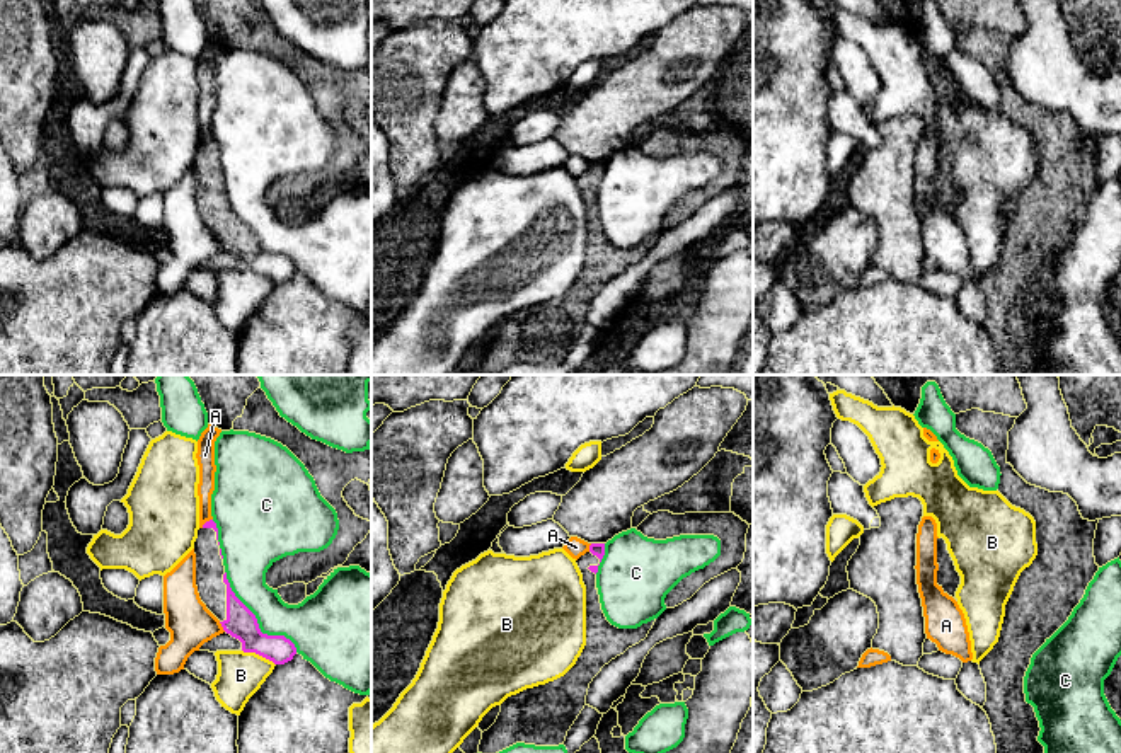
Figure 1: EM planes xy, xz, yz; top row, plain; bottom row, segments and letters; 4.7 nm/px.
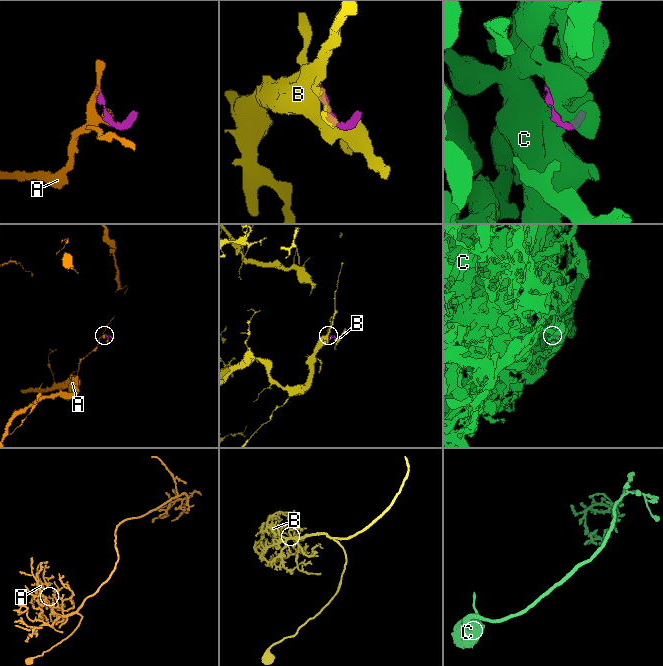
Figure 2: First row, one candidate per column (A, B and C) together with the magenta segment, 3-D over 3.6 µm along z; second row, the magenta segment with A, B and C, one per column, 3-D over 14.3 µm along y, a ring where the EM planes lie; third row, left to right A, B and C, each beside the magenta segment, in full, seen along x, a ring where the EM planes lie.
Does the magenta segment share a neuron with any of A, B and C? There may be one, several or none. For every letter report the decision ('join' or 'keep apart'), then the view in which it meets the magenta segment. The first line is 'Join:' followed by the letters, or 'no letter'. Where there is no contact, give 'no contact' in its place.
Join: no letter
A: keep apart | xy
B: keep apart | xy
C: keep apart | xy

